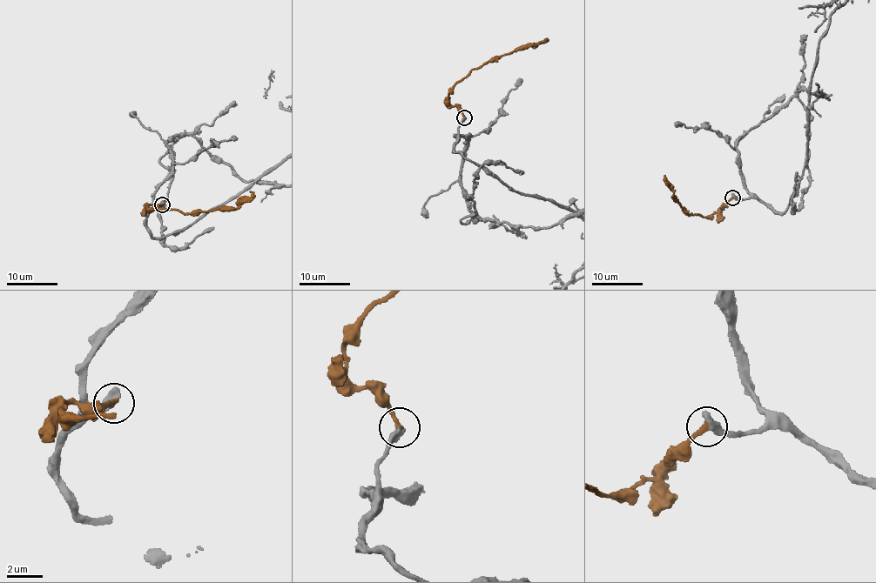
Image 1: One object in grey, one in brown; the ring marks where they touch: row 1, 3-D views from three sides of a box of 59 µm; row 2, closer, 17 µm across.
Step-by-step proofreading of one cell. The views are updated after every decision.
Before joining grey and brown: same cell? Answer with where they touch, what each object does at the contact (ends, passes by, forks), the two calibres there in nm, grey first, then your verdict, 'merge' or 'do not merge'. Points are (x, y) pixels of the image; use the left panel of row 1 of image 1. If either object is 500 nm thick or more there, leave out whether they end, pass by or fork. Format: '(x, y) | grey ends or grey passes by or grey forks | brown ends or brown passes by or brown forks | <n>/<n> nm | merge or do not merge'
(162, 204) | 550/240 nm | merge

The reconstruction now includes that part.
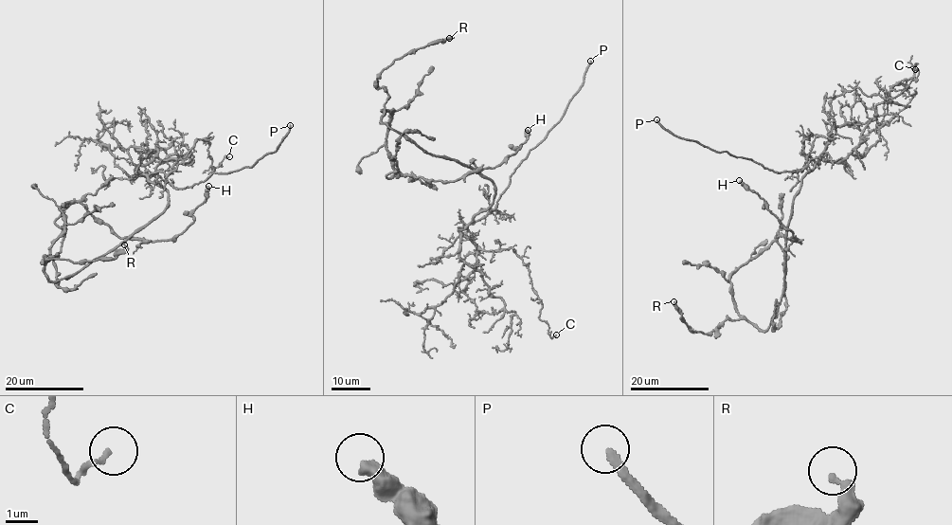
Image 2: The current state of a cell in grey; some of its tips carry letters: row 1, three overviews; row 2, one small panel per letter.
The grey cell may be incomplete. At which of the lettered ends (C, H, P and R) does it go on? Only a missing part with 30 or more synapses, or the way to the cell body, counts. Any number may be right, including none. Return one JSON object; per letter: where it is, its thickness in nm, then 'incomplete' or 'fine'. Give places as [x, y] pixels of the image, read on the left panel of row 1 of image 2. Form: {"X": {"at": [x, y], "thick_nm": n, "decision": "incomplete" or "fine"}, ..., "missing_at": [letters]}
{"C": {"at": [229, 156], "thick_nm": 130, "decision": "fine"}, "H": {"at": [208, 186], "thick_nm": 550, "decision": "fine"}, "P": {"at": [290, 125], "thick_nm": 240, "decision": "incomplete"}, "R": {"at": [124, 244], "thick_nm": 280, "decision": "fine"}, "missing_at": ["P"]}

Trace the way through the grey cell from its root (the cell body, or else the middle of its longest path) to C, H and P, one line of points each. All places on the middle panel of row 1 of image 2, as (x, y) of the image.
C: (431, 154), (492, 180), (493, 202), (460, 232), (483, 250), (513, 249), (541, 299), (539, 317), (556, 334)
H: (431, 154), (382, 122), (382, 111), (392, 113), (386, 147), (395, 169), (435, 181), (496, 167), (528, 130)
P: (431, 154), (458, 162), (492, 180), (493, 202), (472, 222), (484, 217), (515, 168), (561, 119), (590, 61)

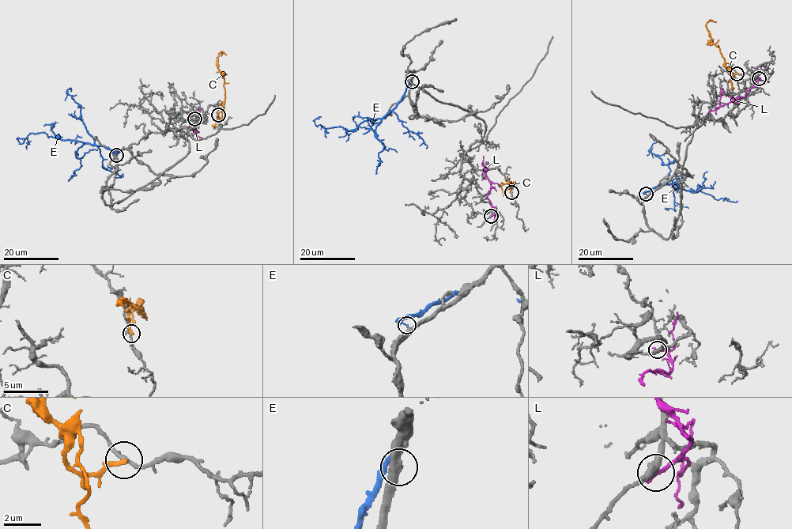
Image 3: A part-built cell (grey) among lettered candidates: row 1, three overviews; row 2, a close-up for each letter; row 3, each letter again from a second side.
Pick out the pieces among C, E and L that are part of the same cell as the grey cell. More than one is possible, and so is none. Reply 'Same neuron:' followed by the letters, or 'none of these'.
Same neuron: none of these

